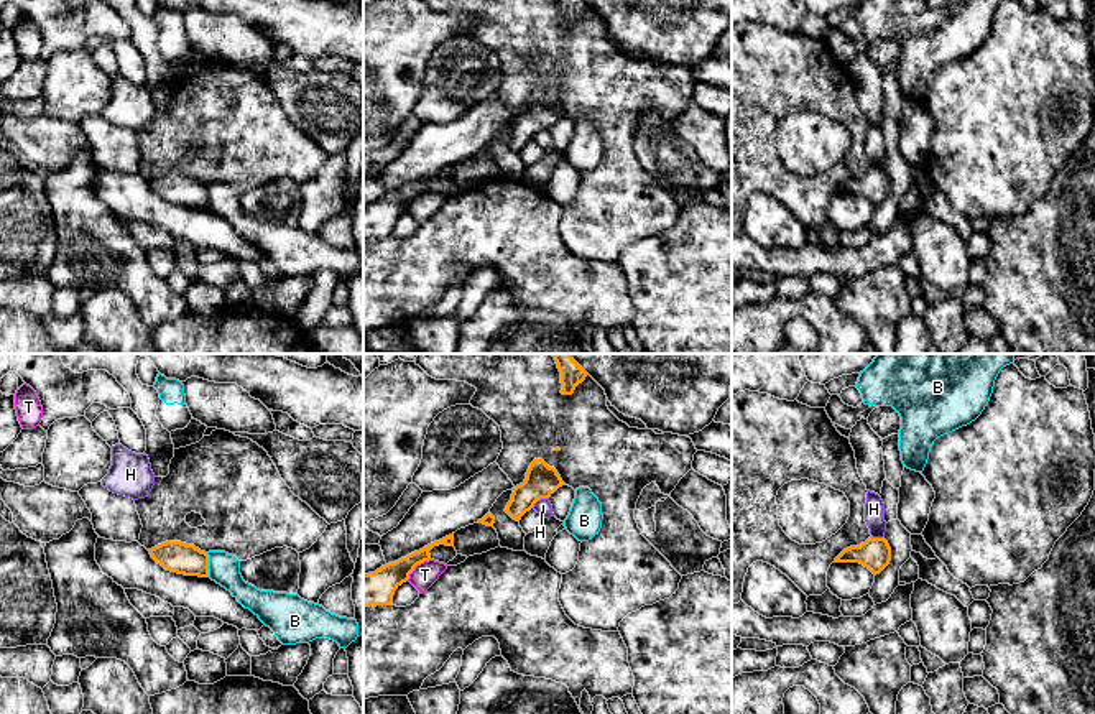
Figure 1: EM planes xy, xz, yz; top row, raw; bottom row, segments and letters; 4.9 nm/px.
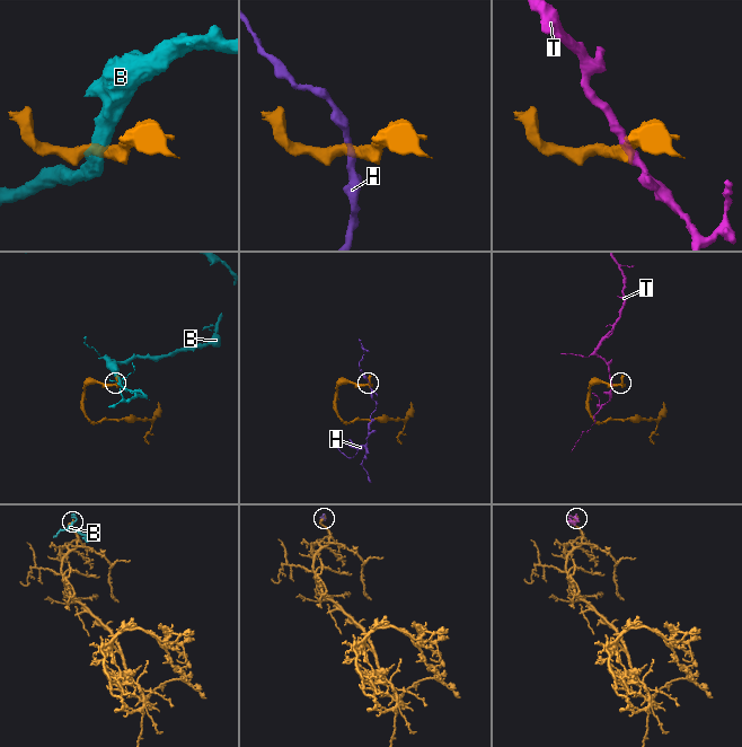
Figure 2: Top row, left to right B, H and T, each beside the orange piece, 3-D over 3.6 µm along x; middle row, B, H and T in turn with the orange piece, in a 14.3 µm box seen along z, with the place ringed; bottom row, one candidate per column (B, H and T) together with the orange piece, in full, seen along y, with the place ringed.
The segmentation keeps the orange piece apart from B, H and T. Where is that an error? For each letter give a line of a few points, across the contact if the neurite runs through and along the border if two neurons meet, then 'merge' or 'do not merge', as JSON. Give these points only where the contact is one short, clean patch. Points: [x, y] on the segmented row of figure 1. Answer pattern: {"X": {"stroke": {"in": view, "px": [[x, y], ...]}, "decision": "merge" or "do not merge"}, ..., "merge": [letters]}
{"B": {"stroke": {"in": "xy", "px": [[206, 553], [209, 576]]}, "decision": "do not merge"}, "H": {"stroke": {"in": "xz", "px": [[548, 497], [541, 497], [531, 507]]}, "decision": "do not merge"}, "T": {"stroke": {"in": "xz", "px": [[429, 558], [421, 561], [406, 579]]}, "decision": "do not merge"}, "merge": []}

